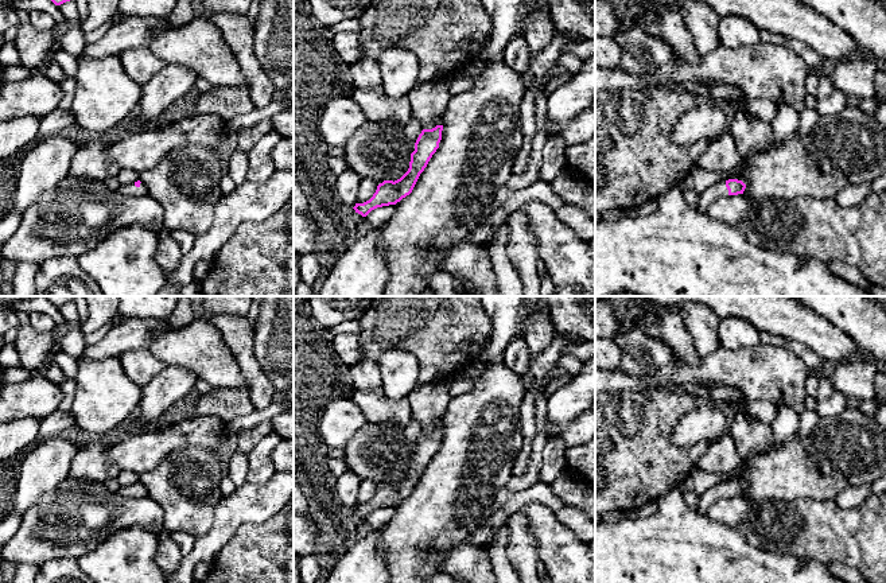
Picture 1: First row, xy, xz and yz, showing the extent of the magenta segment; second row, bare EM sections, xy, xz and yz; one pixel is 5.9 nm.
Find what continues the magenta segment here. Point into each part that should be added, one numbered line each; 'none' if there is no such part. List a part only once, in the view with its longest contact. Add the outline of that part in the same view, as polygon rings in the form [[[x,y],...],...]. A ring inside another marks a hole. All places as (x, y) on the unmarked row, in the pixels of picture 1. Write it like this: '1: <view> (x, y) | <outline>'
1: yz (718, 492) | [[[726,482],[712,486],[699,497],[699,504],[697,504],[699,513],[706,514],[711,505],[726,498],[728,498]]]

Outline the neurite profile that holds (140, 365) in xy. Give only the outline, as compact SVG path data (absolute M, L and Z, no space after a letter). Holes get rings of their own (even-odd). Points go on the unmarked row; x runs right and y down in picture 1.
M145 347L127 350L118 359L125 374L141 388L147 386L167 366Z

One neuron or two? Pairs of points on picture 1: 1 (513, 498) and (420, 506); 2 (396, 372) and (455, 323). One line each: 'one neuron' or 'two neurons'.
1: two neurons
2: two neurons

